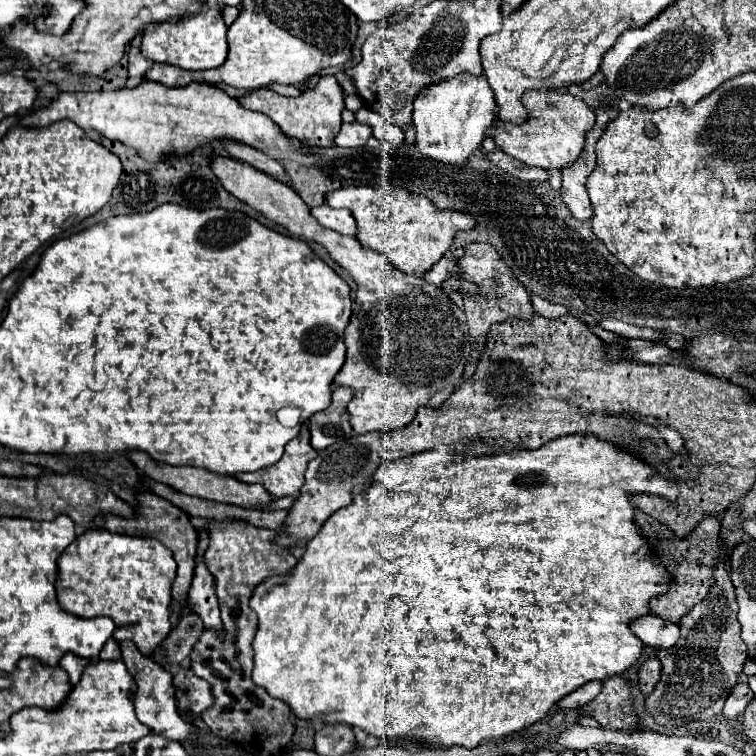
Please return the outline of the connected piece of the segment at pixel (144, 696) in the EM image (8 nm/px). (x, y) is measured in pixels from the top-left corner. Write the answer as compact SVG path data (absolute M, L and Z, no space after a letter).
M122 640L122 642L118 642L118 646L120 646L120 652L122 652L122 662L128 666L128 670L138 680L138 690L136 690L136 696L134 696L138 720L142 724L150 726L154 730L154 734L160 734L160 736L184 742L190 736L190 726L186 726L186 722L182 722L180 716L178 716L176 698L174 698L176 690L174 690L172 676L164 668L160 668L156 662L152 662L148 656L142 656L136 650L132 640Z

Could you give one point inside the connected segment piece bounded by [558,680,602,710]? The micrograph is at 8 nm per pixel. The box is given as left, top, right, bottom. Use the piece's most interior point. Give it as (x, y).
(584, 694)

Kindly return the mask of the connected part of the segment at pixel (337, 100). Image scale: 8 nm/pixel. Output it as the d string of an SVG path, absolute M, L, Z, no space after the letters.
M322 76L318 84L314 86L314 90L310 88L302 92L298 98L286 98L268 88L260 88L260 90L252 90L246 96L240 96L238 102L248 110L264 112L268 118L272 118L278 124L284 136L296 138L300 140L302 146L308 146L308 148L310 146L322 146L322 148L334 146L334 138L342 126L340 114L344 110L344 98L334 76Z

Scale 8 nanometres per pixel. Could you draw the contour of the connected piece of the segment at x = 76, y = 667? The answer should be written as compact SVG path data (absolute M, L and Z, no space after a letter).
M64 654L64 658L60 660L60 664L62 664L64 670L70 674L70 684L74 686L74 684L80 680L84 668L88 666L88 660L78 658L78 656L74 656L74 654Z

